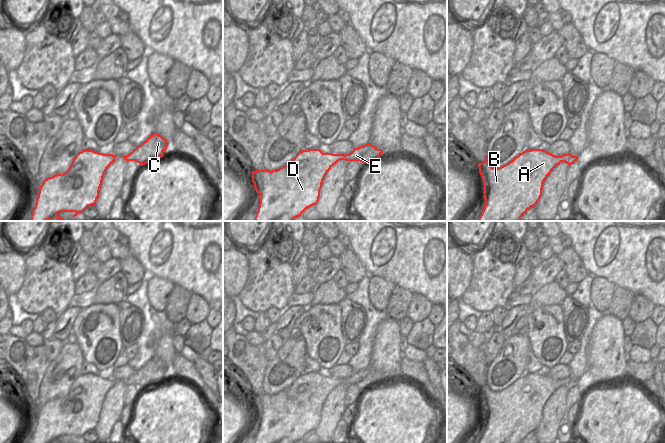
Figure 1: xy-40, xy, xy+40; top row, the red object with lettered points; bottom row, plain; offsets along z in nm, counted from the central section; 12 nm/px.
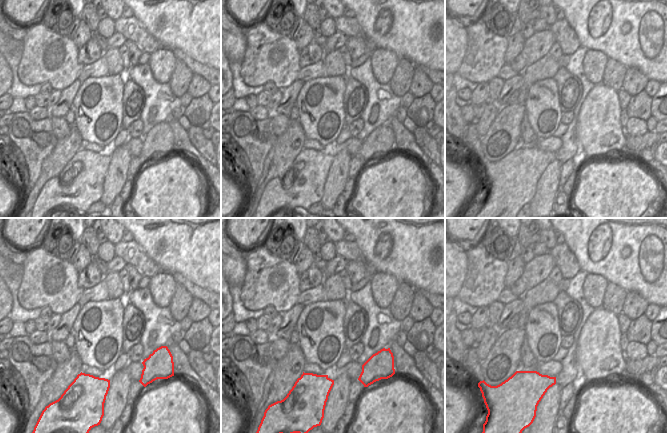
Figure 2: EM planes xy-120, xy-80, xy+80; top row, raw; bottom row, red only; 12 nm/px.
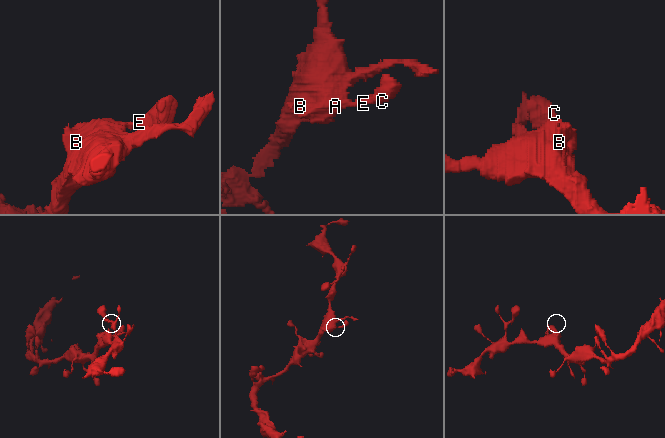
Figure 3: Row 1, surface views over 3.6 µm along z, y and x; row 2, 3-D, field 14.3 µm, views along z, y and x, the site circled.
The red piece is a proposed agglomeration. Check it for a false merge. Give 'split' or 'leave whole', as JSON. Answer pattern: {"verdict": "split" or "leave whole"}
{"verdict": "split"}

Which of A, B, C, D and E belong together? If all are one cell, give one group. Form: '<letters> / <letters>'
A B D / C E

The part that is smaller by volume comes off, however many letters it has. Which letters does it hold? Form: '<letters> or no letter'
C, E

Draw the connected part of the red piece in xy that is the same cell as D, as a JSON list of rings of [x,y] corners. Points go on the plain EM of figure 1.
[[[320,373],[302,374],[287,389],[277,394],[252,395],[252,406],[257,417],[260,418],[260,427],[255,443],[295,443],[309,431],[319,425],[320,414],[327,396],[340,384],[345,384],[344,378],[323,377]]]

